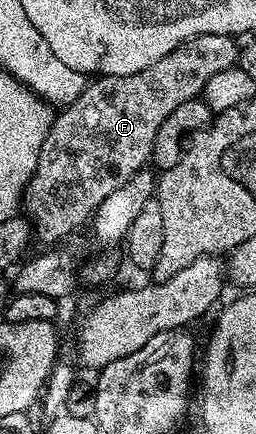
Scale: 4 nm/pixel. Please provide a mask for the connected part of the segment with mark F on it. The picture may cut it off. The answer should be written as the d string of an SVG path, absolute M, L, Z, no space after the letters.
M202 34L182 42L170 50L170 54L158 58L158 62L146 66L146 70L138 70L138 74L101 76L85 83L76 101L55 113L46 134L46 142L42 142L42 150L38 154L38 166L22 201L23 211L33 225L37 241L50 246L63 241L60 239L70 235L82 224L87 225L95 216L98 206L102 206L102 202L106 202L114 190L123 188L134 173L141 171L151 161L154 138L162 122L166 122L166 118L170 118L170 114L174 114L182 102L197 99L214 74L237 67L239 54L240 48L233 37Z

